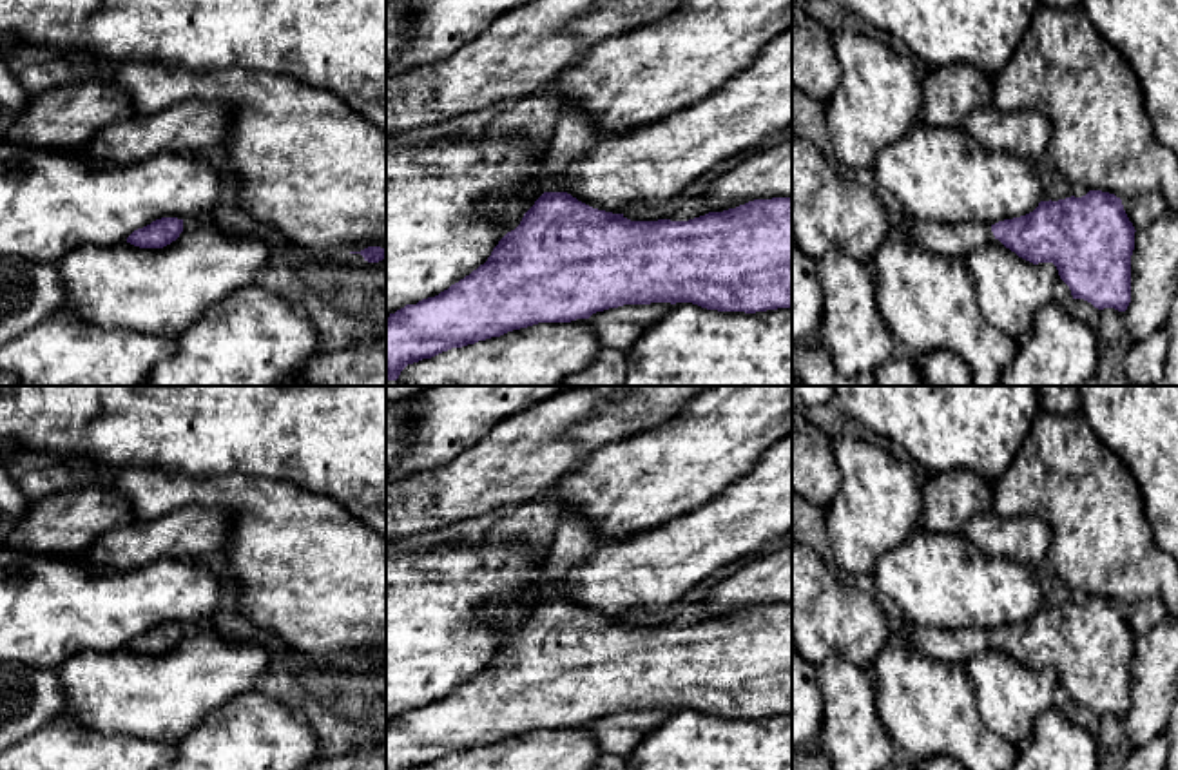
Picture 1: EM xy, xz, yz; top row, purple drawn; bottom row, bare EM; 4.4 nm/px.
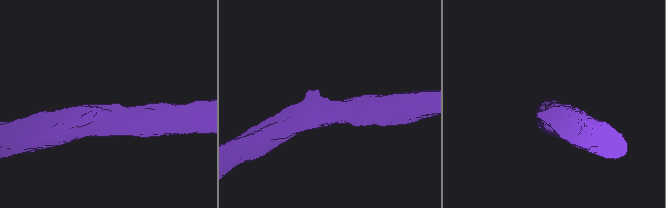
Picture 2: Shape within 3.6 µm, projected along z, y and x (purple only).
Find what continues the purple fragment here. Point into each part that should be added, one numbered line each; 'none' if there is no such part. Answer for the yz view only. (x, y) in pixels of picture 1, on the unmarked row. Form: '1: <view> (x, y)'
1: yz (946, 645)

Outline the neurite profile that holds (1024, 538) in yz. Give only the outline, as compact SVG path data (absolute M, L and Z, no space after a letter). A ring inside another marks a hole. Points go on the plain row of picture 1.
M980 513L970 518L962 533L986 556L1019 562L1035 569L1048 560L1051 545L1049 527L1031 516L1004 518L997 513Z

